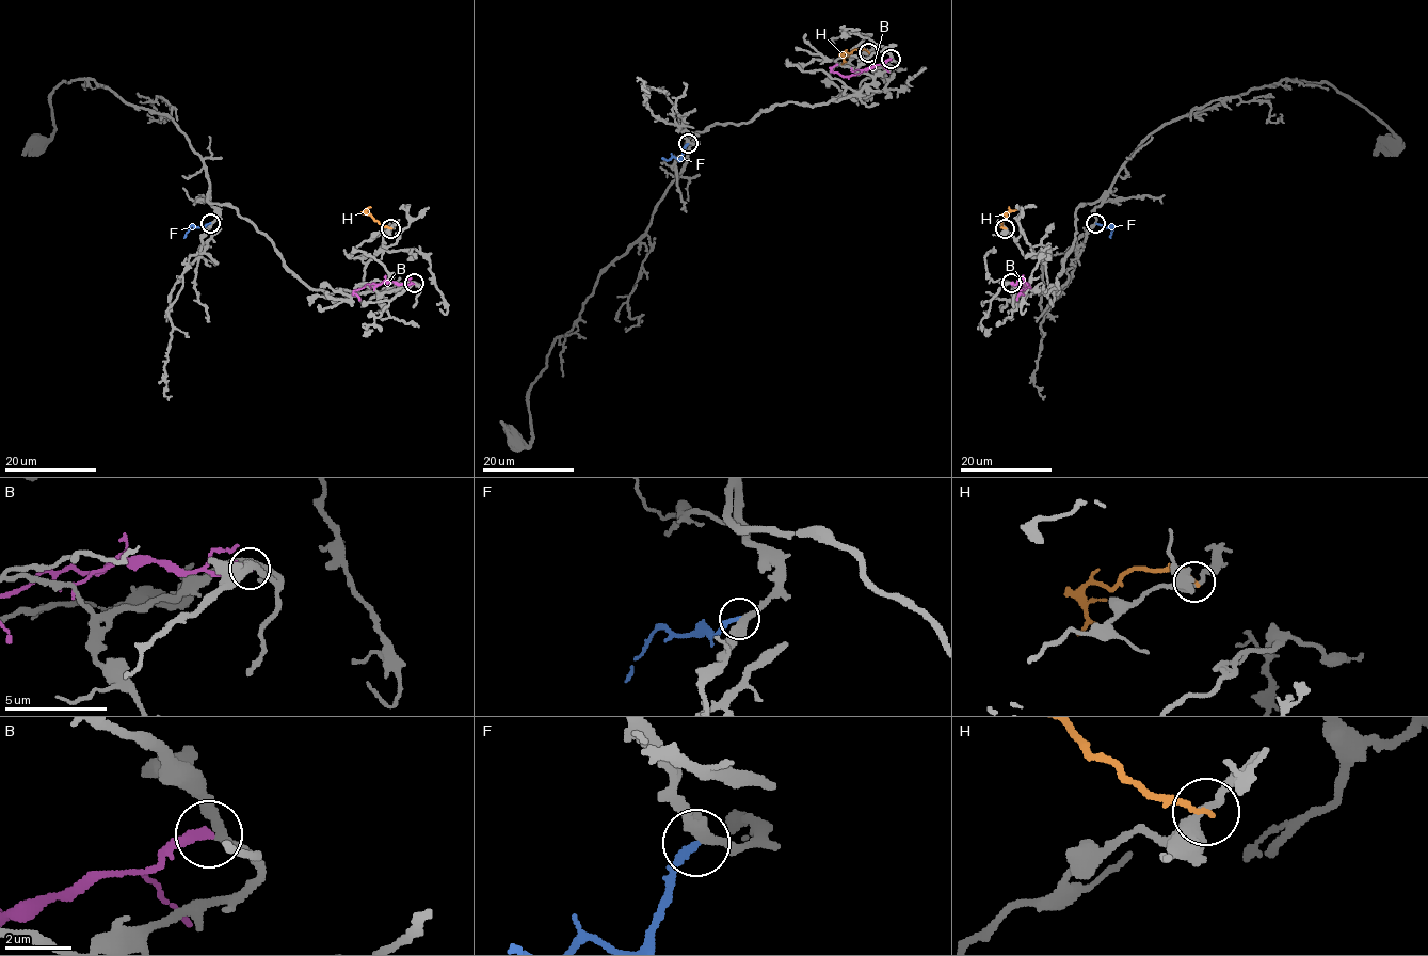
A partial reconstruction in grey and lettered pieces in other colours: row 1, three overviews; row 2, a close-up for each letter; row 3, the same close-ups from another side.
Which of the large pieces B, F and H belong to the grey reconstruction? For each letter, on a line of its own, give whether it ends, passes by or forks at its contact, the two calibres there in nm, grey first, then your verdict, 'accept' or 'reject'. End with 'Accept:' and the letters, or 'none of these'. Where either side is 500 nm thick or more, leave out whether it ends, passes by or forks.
B: it ends; calibres 260 and 320 nm; reject
F: it ends; calibres 320 and 200 nm; accept
H: it ends; calibres 300 and 150 nm; reject
Accept: F

